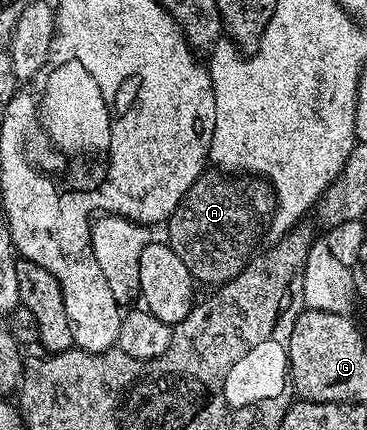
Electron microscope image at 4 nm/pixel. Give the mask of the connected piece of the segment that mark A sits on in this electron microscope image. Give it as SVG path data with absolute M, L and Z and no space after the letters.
M222 172L213 173L202 173L188 188L165 223L164 238L176 256L184 260L184 268L188 268L195 283L207 282L210 288L217 288L245 270L248 255L255 249L258 225L271 213L274 196L265 181L235 180Z

